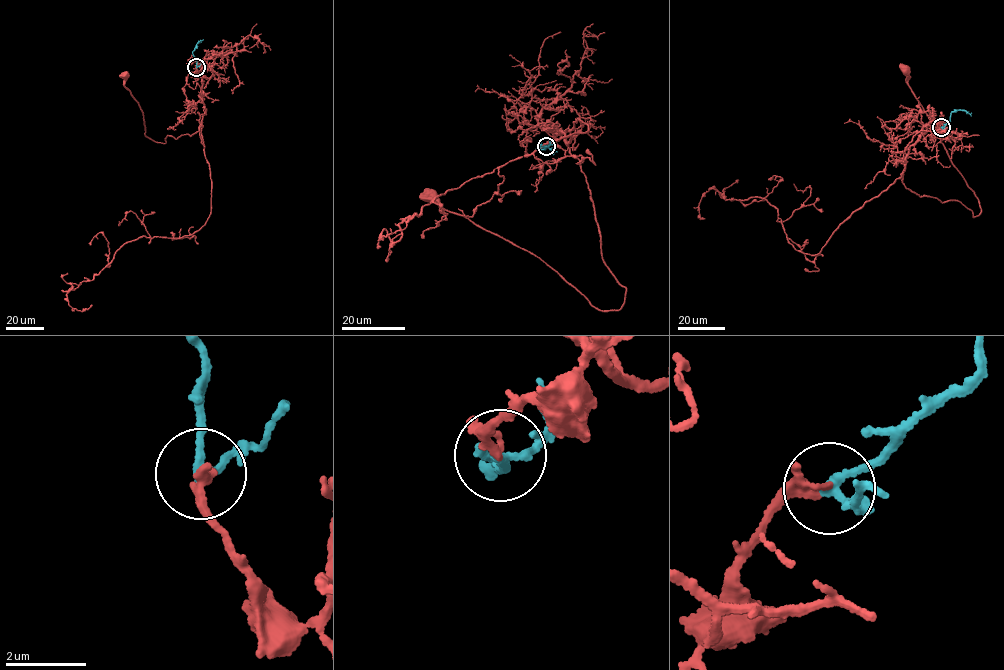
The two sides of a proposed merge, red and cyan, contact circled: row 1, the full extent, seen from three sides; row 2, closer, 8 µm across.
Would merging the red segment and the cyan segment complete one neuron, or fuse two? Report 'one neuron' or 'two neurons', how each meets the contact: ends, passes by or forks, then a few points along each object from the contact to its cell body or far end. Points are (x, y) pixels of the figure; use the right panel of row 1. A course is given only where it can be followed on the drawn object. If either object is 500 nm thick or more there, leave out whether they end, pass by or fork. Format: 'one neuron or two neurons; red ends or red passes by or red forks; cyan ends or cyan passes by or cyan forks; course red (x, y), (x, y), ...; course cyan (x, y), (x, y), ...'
one neuron; red passes by; cyan passes by; course red (941, 127), (910, 147), (902, 183), (979, 215), (978, 201), (904, 68); course cyan (941, 127), (950, 120), (952, 112), (971, 113)

